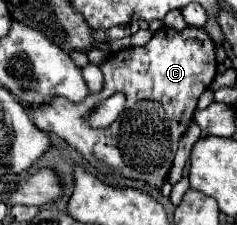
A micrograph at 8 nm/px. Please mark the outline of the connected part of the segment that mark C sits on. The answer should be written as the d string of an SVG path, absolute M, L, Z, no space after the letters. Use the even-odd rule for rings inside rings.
M165 26L141 48L131 46L121 52L111 52L101 64L101 72L103 88L99 92L89 92L89 98L83 100L85 108L77 108L77 104L67 98L53 96L49 102L37 106L29 104L31 120L37 128L53 132L77 148L97 170L101 170L99 164L107 164L125 178L147 176L147 184L159 190L173 164L179 138L193 120L197 100L215 78L215 44L203 28L187 26L185 30L175 30ZM113 92L123 92L127 96L123 116L119 116L111 128L87 128L85 114Z

